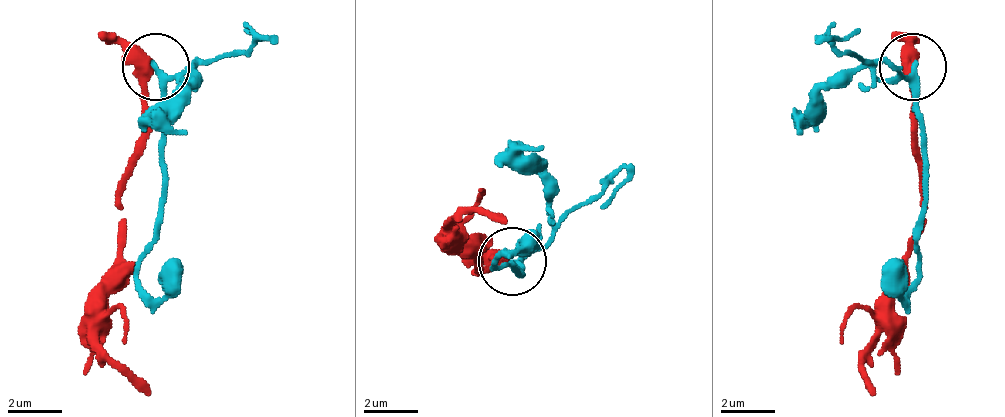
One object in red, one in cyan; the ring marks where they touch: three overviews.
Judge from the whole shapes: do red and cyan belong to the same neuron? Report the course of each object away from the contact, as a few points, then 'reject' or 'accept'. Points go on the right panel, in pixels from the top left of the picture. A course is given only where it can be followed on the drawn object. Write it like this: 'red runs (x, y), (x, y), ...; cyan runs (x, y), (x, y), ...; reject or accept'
red runs (911, 68), (911, 156), (924, 183), (924, 230), (904, 285), (877, 339), (863, 352), (877, 393); cyan runs (911, 68), (924, 217), (917, 278), (904, 291), (884, 271); reject

